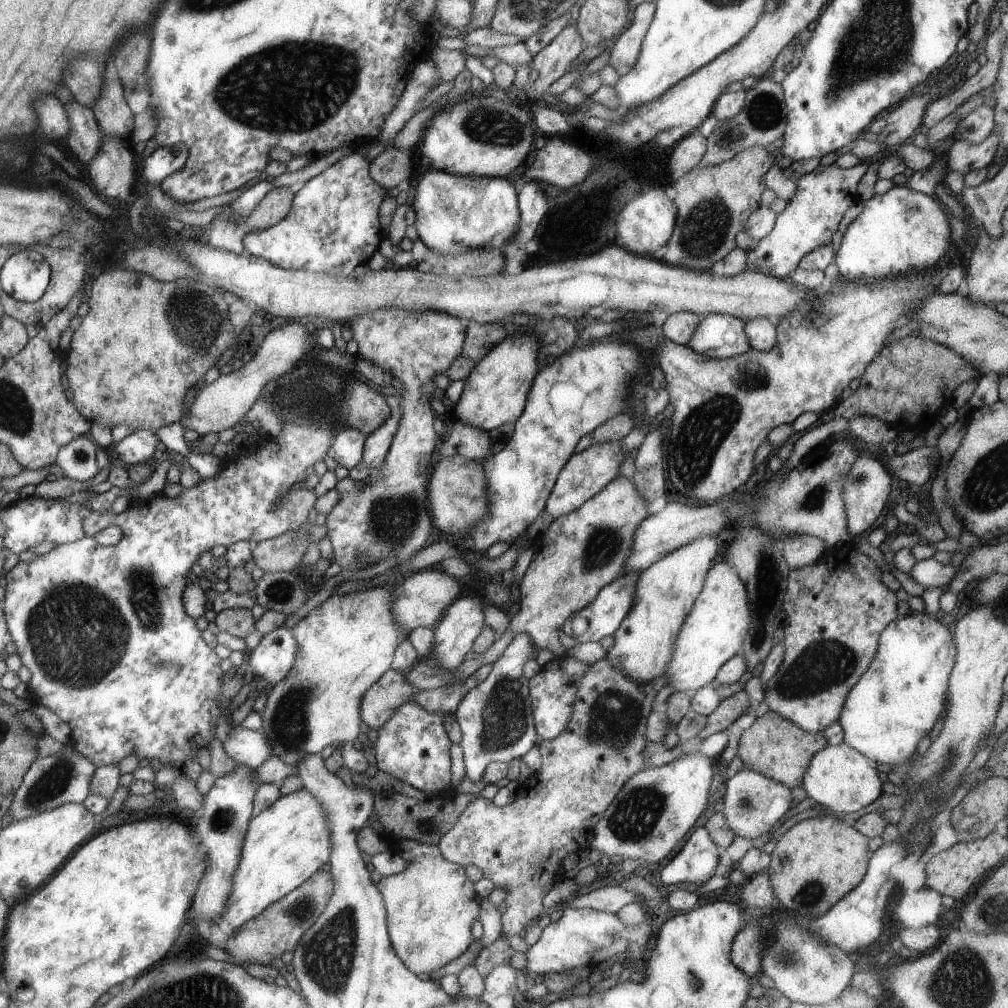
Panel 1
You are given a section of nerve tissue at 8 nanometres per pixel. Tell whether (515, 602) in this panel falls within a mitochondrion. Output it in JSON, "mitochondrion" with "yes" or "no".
{"mitochondrion":"no"}

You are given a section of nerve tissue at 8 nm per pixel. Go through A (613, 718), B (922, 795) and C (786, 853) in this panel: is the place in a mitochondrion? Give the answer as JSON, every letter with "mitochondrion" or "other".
{"A":"mitochondrion","B":"mitochondrion","C":"other"}

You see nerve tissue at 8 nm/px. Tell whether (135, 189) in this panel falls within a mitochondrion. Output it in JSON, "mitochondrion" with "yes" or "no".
{"mitochondrion":"no"}

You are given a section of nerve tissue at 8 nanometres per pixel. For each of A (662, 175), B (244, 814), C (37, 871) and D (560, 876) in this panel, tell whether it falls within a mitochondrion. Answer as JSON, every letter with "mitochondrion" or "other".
{"A":"other","B":"other","C":"other","D":"other"}

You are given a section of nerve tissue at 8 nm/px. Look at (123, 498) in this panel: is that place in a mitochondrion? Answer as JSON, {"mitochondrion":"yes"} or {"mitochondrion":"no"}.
{"mitochondrion":"no"}

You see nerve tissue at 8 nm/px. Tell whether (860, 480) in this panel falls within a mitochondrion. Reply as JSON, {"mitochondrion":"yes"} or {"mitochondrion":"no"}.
{"mitochondrion":"yes"}

